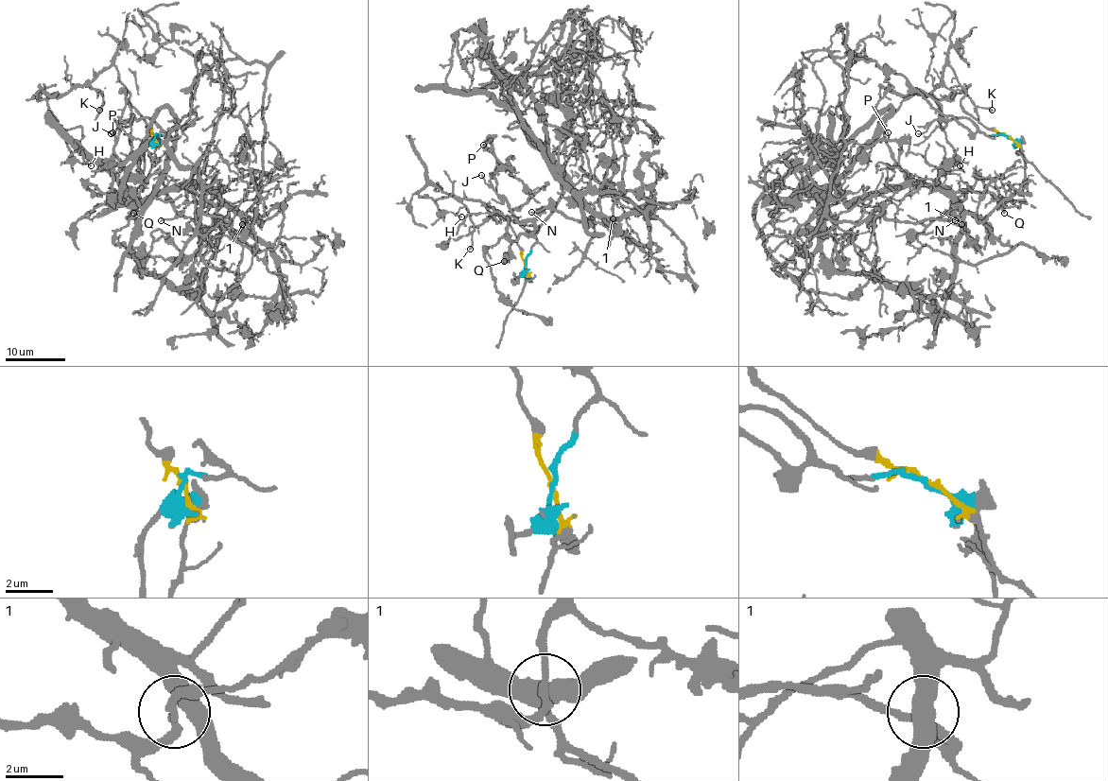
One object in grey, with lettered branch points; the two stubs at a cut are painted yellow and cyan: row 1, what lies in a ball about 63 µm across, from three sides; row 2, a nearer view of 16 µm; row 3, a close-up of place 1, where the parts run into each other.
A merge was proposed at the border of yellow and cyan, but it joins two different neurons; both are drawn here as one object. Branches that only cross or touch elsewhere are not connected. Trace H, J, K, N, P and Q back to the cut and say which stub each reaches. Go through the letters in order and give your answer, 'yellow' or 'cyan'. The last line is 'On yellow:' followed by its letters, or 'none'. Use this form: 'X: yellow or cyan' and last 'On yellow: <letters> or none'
H: yellow
J: cyan
K: yellow
N: cyan
P: cyan
Q: cyan
On yellow: H, K

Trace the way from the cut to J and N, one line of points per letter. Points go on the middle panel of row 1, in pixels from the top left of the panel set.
J: (525, 264), (527, 255), (535, 241), (510, 205), (481, 175)
N: (525, 264), (562, 193), (575, 142), (610, 110), (637, 105), (628, 84), (632, 120), (613, 221), (531, 211)

